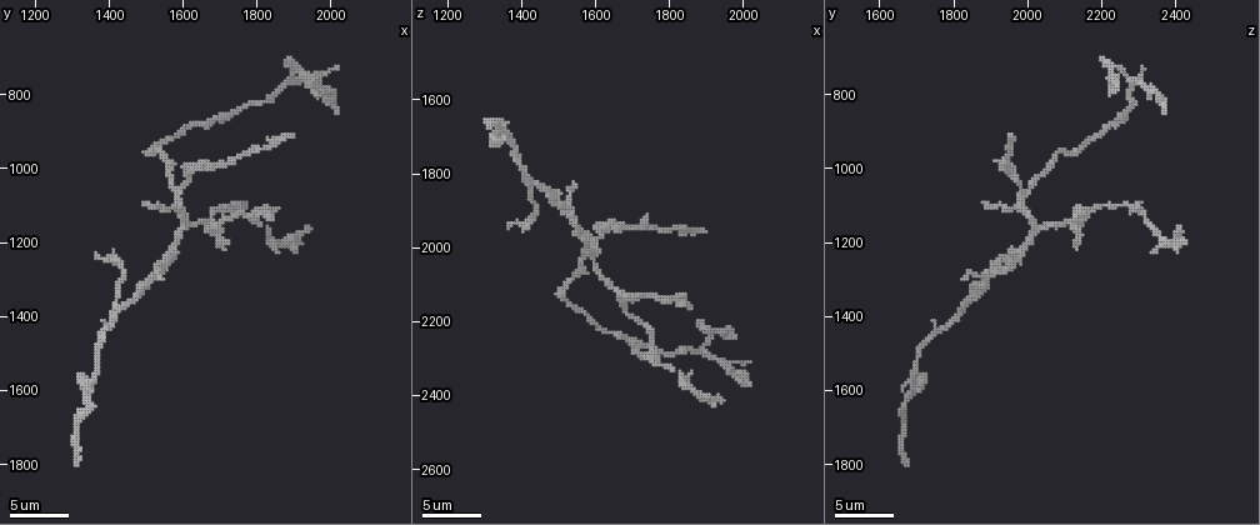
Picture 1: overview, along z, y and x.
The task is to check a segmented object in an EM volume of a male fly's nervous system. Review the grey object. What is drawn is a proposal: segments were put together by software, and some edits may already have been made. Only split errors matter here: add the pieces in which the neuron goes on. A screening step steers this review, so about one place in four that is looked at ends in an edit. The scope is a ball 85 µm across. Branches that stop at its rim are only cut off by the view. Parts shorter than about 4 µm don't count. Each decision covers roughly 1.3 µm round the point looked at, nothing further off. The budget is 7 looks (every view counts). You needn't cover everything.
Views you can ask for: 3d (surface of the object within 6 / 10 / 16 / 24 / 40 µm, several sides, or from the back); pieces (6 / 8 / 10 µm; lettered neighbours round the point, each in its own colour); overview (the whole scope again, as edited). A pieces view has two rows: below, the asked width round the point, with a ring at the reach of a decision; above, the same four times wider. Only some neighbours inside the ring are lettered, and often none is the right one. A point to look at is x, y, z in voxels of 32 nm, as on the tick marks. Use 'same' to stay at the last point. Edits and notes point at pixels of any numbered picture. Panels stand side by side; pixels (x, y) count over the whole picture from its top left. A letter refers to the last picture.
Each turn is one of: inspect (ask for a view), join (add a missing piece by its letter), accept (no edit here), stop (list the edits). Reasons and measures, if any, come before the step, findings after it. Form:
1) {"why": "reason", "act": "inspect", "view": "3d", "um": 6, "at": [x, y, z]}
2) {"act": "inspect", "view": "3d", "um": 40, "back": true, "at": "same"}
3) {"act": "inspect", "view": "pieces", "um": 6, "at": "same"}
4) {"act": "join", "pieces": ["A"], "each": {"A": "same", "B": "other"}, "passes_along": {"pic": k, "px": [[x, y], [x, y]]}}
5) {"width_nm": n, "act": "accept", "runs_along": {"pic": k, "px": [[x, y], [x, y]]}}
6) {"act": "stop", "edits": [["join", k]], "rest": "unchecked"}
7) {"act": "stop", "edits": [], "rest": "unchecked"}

{"why": "an open end", "act": "inspect", "view": "pieces", "um": 6, "at": [1890, 710, 2210]}

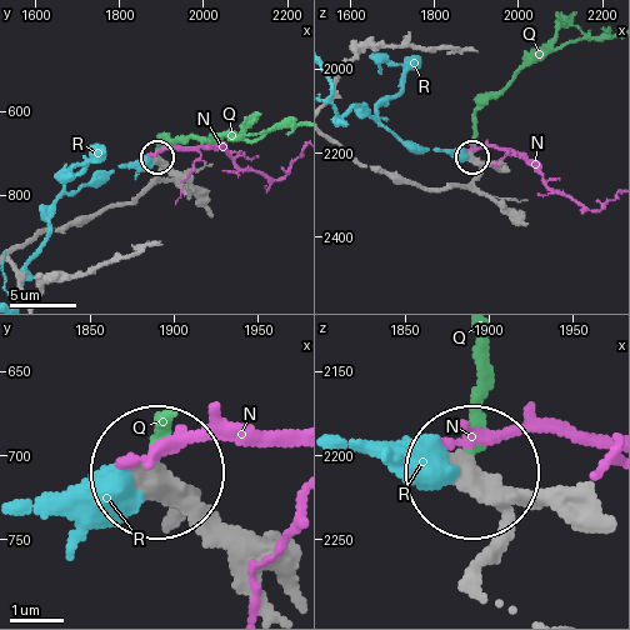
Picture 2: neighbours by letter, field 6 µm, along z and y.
{"act": "join", "pieces": ["Q"], "each": {"N": "other", "Q": "same", "R": "other"}, "passes_along": {"pic": 2, "px": [[475, 559], [503, 505], [461, 448], [475, 344]]}, "found": "it goes on there"}

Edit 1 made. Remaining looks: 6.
{"why": "branch stops here", "act": "inspect", "view": "pieces", "um": 10, "at": [1890, 920, 1950]}

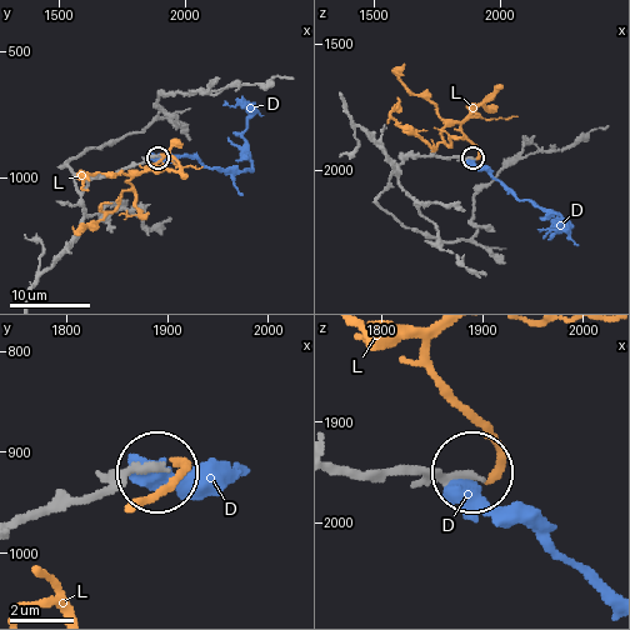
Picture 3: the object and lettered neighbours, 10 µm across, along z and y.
{"act": "join", "pieces": ["D"], "each": {"D": "same", "L": "other"}, "passes_along": {"pic": 3, "px": [[371, 473], [450, 475], [523, 513], [603, 585]]}, "found": "the neuron continues"}

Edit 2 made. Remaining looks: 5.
{"act": "inspect", "view": "overview"}

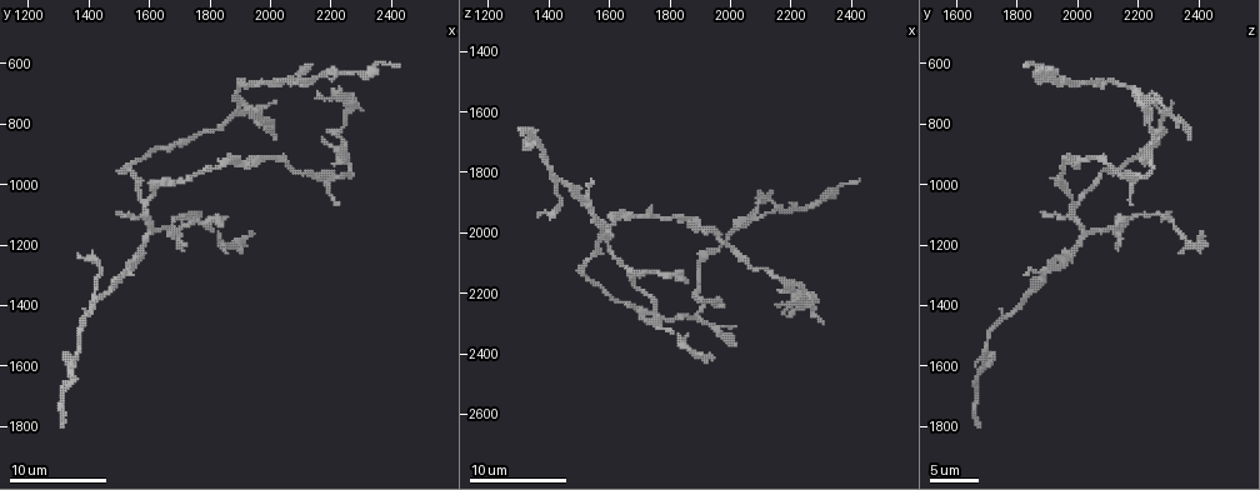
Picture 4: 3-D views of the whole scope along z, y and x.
{"why": "branch stops here", "act": "inspect", "view": "3d", "um": 6, "at": [1860, 1110, 2170]}

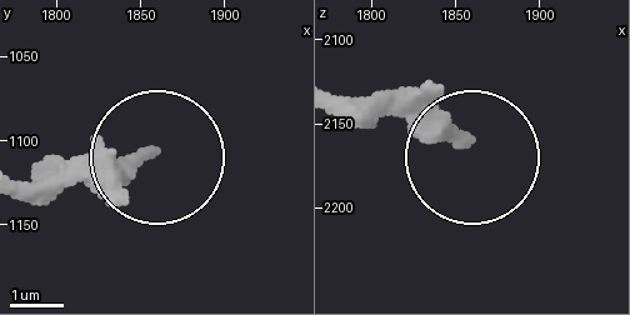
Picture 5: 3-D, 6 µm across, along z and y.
{"act": "inspect", "view": "pieces", "um": 8, "at": [1854, 1108, 2160]}

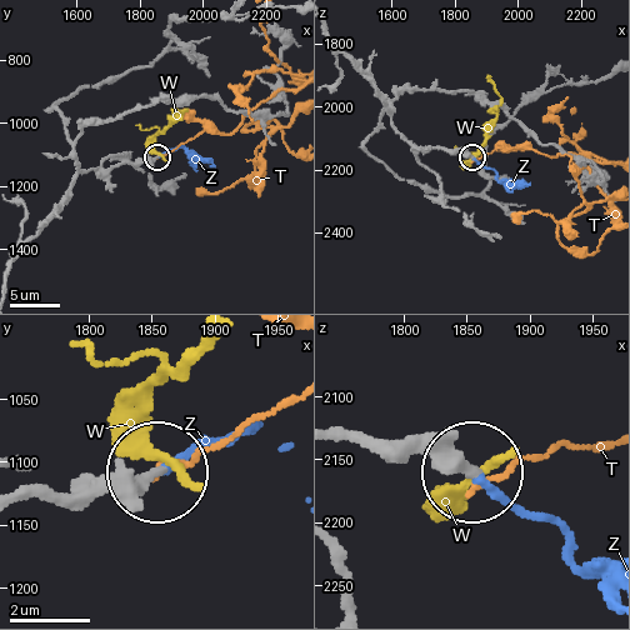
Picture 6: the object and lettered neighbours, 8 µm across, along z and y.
{"act": "join", "pieces": ["Z"], "each": {"T": "other", "W": "other", "Z": "same"}, "passes_along": {"pic": 6, "px": [[58, 493], [134, 493], [205, 445], [251, 431]]}, "found": "it goes on there"}

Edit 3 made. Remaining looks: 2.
{"why": "redraw", "act": "inspect", "view": "overview"}

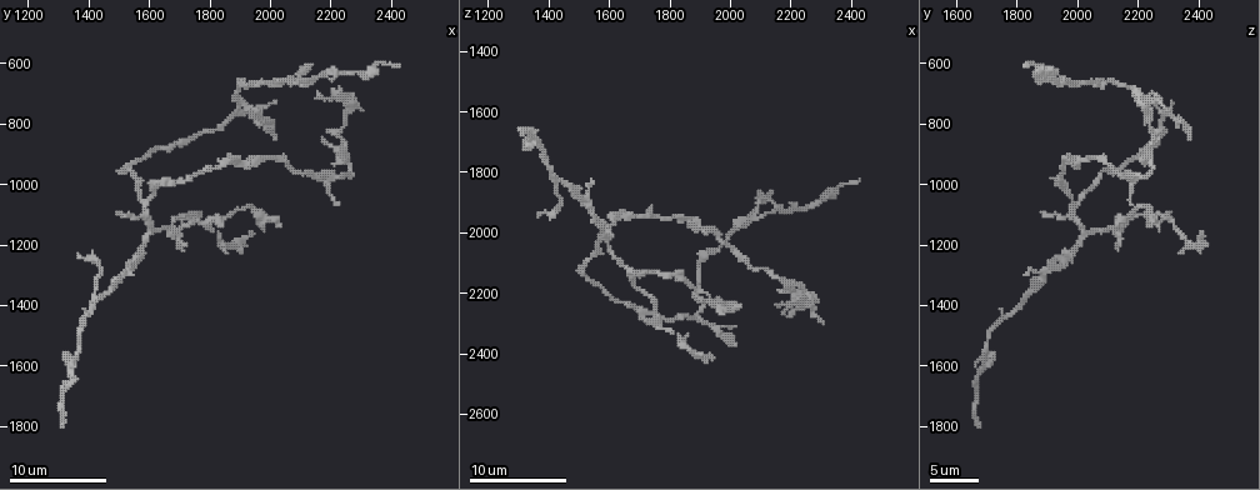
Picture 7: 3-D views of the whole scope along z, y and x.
{"why": "an open end", "act": "inspect", "view": "pieces", "um": 10, "at": [1550, 1300, 1820]}

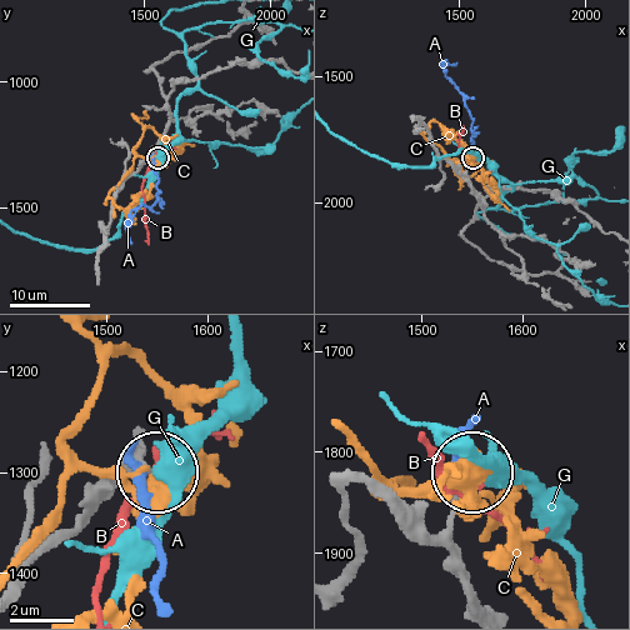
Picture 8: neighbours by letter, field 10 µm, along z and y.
{"act": "accept", "each": {"A": "other", "B": "other", "C": "other", "G": "other"}, "found": "none of them fits"}

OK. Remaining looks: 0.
{"act": "stop", "edits": [["join", 2], ["join", 3], ["join", 6]], "rest": "unchecked"}

